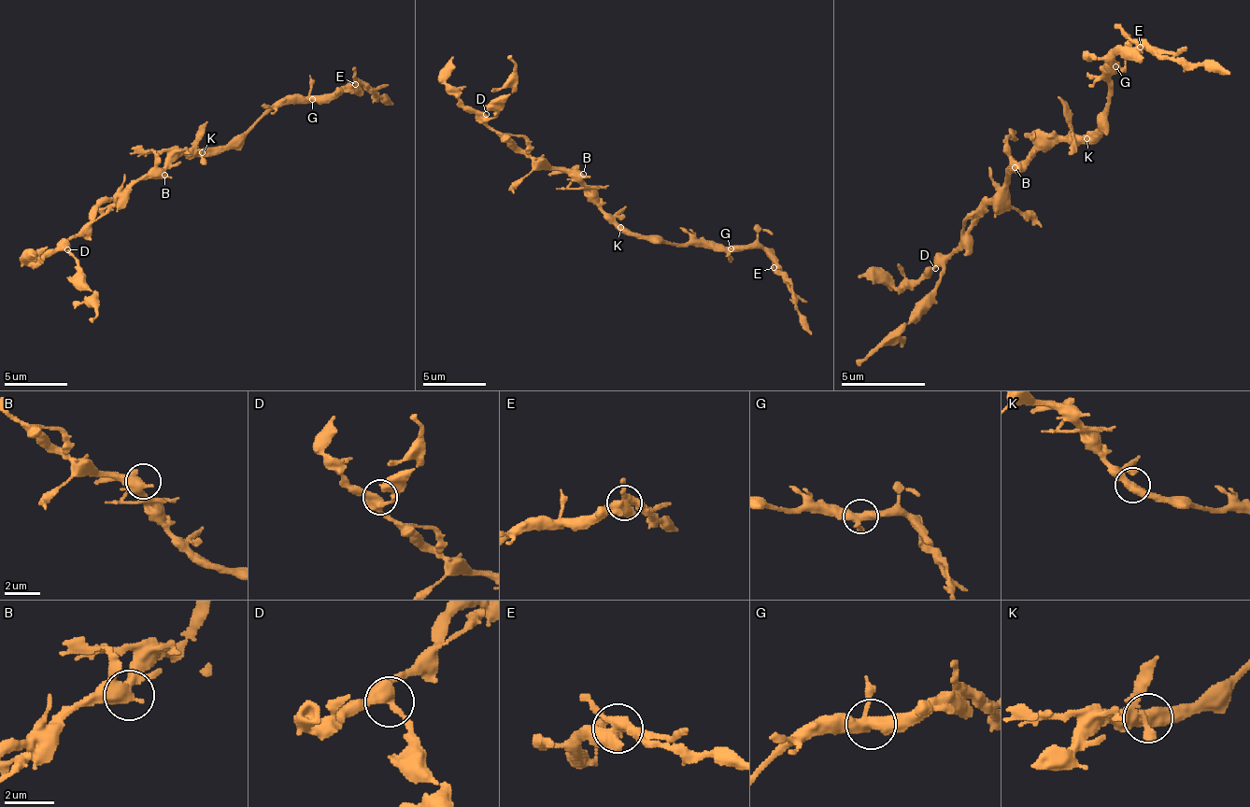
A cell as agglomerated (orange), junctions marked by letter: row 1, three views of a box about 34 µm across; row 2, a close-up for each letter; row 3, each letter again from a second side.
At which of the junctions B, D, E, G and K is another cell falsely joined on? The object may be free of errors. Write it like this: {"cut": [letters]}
{"cut": ["E"]}

